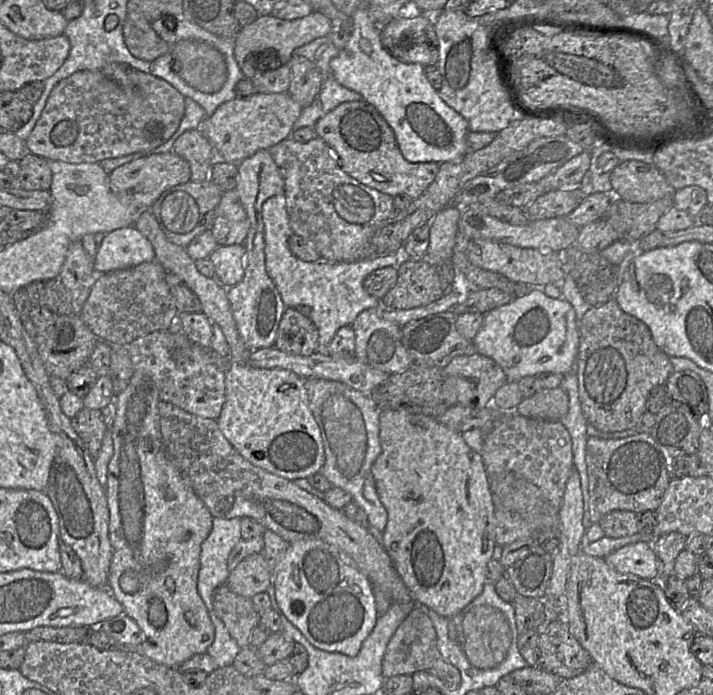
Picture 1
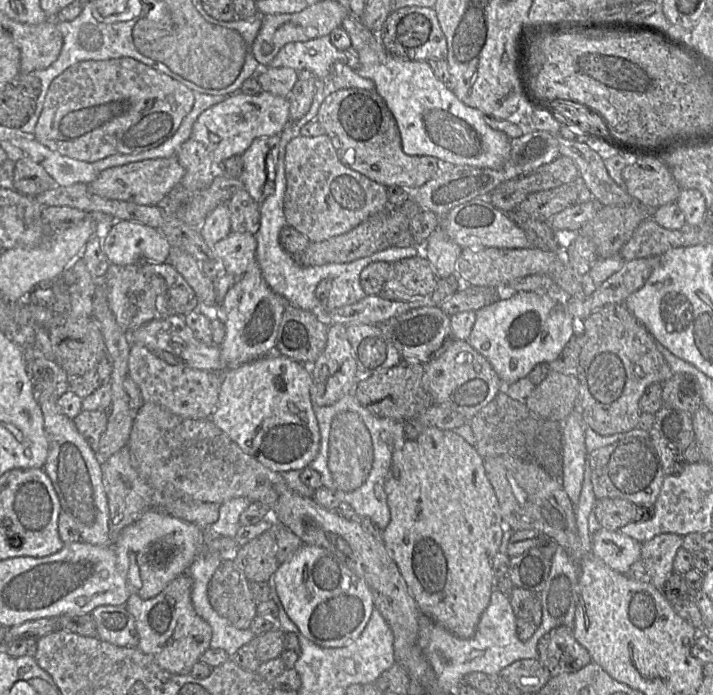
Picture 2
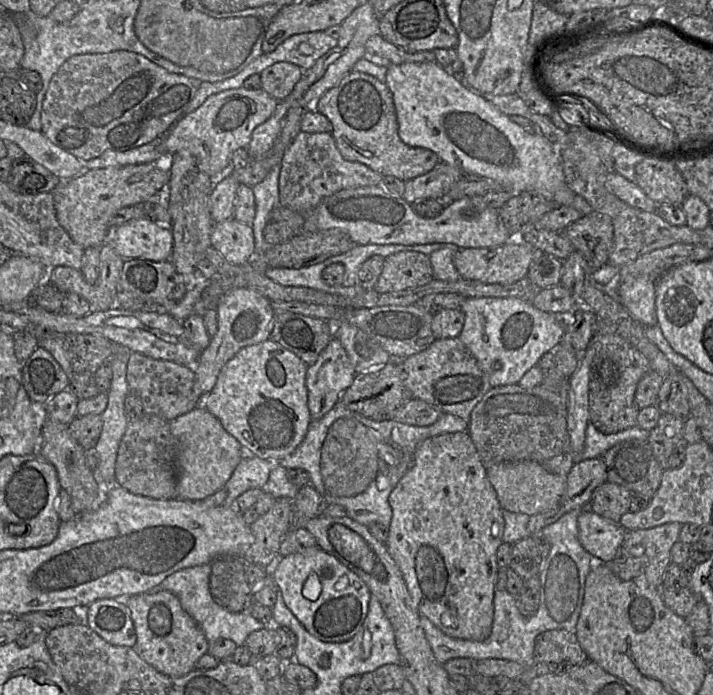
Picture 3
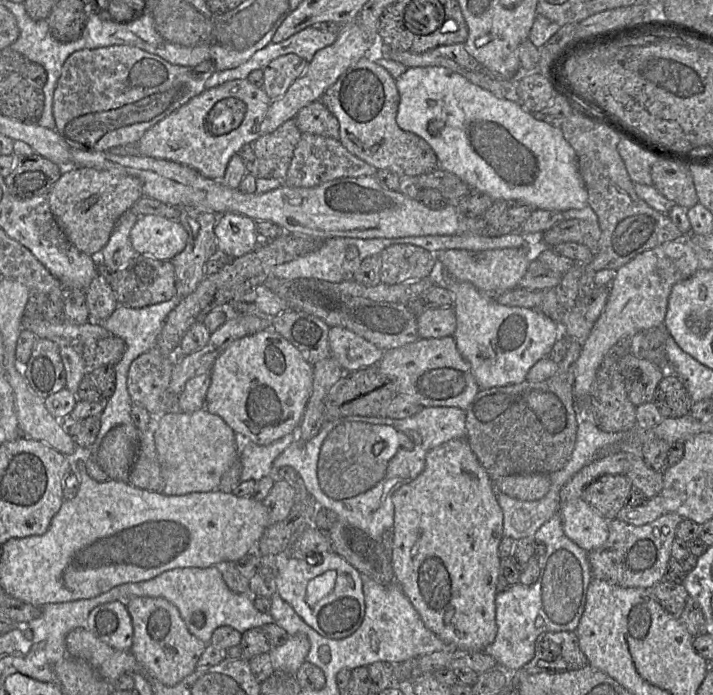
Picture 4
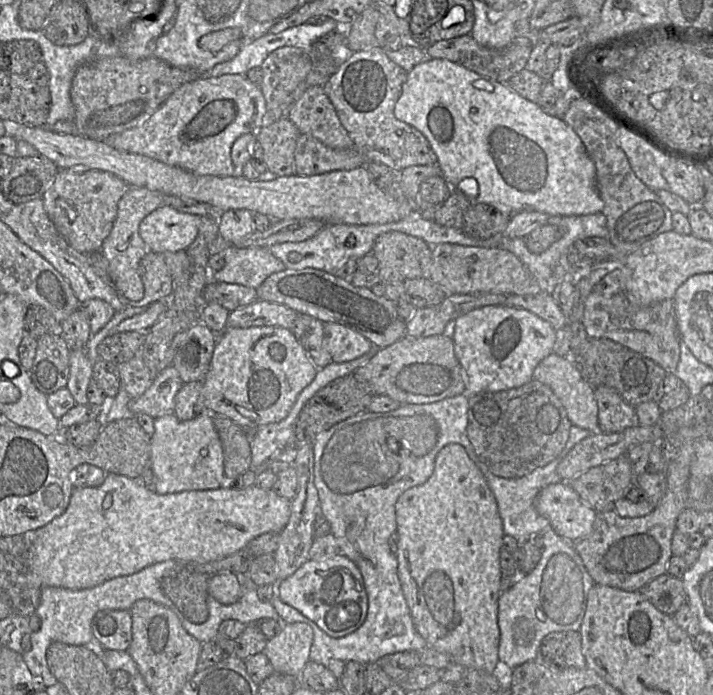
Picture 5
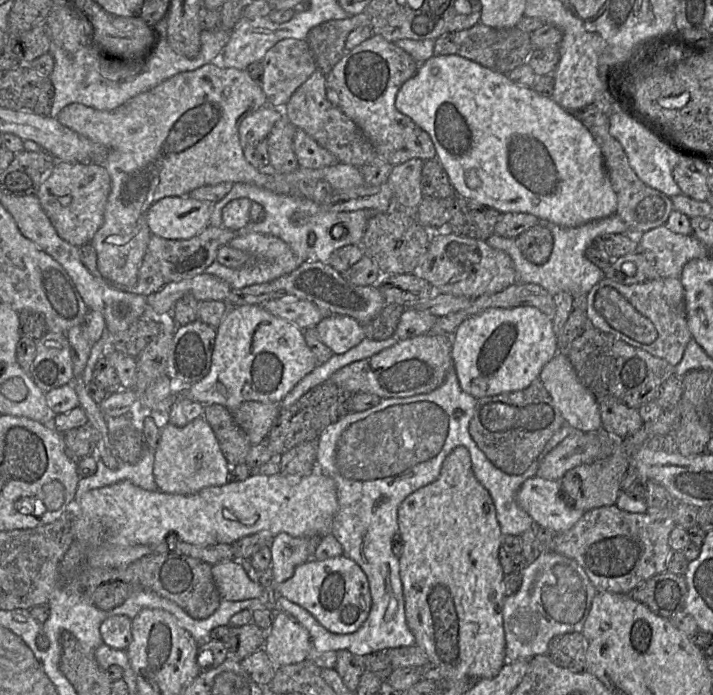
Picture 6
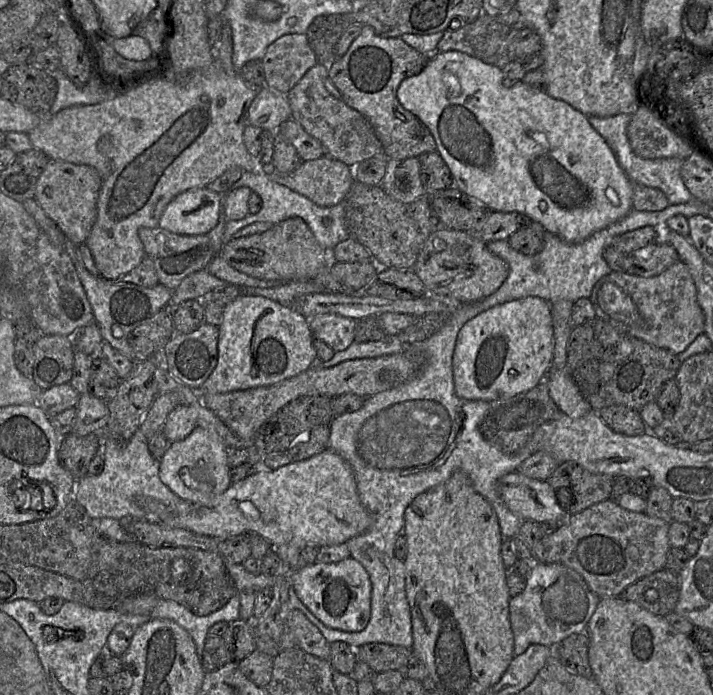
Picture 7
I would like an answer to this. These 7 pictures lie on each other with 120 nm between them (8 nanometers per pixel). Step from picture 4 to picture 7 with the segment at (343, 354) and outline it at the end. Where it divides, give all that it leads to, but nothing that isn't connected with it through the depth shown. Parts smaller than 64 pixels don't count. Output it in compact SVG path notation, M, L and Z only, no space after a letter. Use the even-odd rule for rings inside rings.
M334 313L317 314L309 319L314 339L330 346L335 352L347 349L354 341L357 320Z

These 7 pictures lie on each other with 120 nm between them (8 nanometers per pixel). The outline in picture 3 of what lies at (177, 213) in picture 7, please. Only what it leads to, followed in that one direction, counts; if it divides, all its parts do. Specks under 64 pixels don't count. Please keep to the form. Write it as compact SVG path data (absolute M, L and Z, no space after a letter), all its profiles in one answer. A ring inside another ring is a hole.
M144 217L130 220L112 230L109 241L123 259L168 261L174 240L171 226Z

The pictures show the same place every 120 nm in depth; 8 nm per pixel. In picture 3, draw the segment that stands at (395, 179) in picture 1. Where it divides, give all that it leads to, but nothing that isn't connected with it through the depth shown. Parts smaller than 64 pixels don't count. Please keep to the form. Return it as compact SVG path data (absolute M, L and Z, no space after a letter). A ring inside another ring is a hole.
M355 70L350 71L337 86L321 96L312 109L325 115L331 121L333 125L331 134L346 160L365 164L381 176L391 175L408 181L430 172L440 162L439 157L433 151L408 146L400 139L393 94L385 82L381 82L372 75Z

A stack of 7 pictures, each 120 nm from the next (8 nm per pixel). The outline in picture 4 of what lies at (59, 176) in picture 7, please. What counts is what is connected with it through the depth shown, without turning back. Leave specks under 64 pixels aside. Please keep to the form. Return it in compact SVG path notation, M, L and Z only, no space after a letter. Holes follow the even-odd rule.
M72 166L63 168L48 196L50 210L69 241L81 252L98 257L118 219L144 194L142 181L135 176Z

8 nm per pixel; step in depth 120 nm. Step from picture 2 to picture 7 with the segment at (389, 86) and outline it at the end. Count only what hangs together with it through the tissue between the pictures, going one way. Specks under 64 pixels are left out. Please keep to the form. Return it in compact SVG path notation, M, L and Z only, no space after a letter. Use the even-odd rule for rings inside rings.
M446 51L446 52L435 52L430 56L430 59L426 65L426 67L418 74L409 78L404 79L397 90L397 98L400 102L400 104L408 111L413 113L416 117L418 117L430 130L432 133L435 142L436 142L436 151L441 155L443 160L448 165L452 175L455 178L455 186L458 187L461 191L463 191L466 195L469 197L475 199L479 203L481 203L483 206L488 208L491 211L499 211L499 212L519 212L521 214L525 214L528 216L534 223L539 223L542 225L542 227L555 235L557 235L559 238L561 238L563 241L567 243L580 243L587 239L589 236L591 236L593 233L602 230L613 223L617 222L618 220L622 219L624 216L626 216L633 208L632 208L632 196L633 196L633 183L628 178L624 170L619 165L617 158L613 152L613 150L609 147L605 139L592 127L592 125L589 123L588 117L585 116L580 111L573 108L568 103L555 99L553 97L550 97L546 91L536 89L533 87L530 87L529 85L525 84L522 81L517 82L510 82L508 81L501 68L486 64L483 61L474 58L472 56L469 56L466 53L460 52L460 51Z

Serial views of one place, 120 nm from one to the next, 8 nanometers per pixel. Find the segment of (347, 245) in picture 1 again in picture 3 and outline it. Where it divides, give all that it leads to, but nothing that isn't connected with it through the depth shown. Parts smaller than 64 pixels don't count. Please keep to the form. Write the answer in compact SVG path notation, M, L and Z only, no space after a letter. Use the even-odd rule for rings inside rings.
M300 131L286 149L279 178L280 205L309 215L327 196L344 189L382 185L382 176L360 162L346 160L331 133Z

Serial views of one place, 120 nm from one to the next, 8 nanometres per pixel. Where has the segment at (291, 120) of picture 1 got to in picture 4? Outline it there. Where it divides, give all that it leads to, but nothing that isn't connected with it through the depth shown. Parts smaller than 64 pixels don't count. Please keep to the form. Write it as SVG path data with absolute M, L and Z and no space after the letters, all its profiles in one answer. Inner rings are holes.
M247 79L231 80L205 89L149 128L136 144L138 152L190 166L206 178L221 181L232 156L260 136L259 127L271 101L262 88Z

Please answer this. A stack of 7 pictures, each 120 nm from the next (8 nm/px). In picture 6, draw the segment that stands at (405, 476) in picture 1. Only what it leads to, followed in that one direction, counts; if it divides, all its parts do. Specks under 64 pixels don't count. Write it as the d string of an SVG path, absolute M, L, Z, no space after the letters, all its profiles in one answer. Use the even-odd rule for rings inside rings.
M458 446L445 458L440 475L434 482L416 490L407 496L398 508L398 533L403 539L403 553L399 557L400 578L404 593L405 616L408 628L416 639L416 645L422 648L429 661L439 667L443 679L493 679L506 664L506 641L503 626L503 608L506 598L504 573L499 561L499 549L503 535L496 517L496 508L489 492L481 485L472 470L470 453L467 448Z

